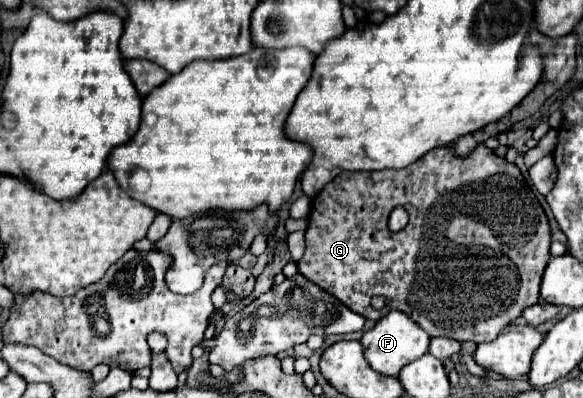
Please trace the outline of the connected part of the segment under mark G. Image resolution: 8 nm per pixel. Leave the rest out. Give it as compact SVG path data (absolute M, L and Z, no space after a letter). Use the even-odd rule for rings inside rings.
M479 144L473 150L473 154L467 156L467 158L455 156L451 146L443 146L443 148L427 152L423 158L419 158L417 162L413 162L407 168L401 168L401 170L341 172L337 178L333 178L313 198L311 222L309 222L307 232L305 232L305 240L307 240L307 250L305 250L305 256L297 264L299 272L305 278L309 278L311 282L315 282L319 288L323 288L325 292L333 294L337 300L341 300L345 306L349 306L357 314L361 314L361 316L365 316L369 320L381 320L387 312L401 310L411 320L415 320L415 324L419 324L425 332L429 332L429 336L445 336L445 338L453 338L453 340L461 340L461 342L463 340L473 340L477 344L493 340L507 324L511 324L513 320L517 320L521 316L525 306L533 306L533 304L539 302L541 276L543 276L545 266L551 260L551 254L549 254L551 228L549 228L547 216L545 216L539 200L535 198L533 190L525 182L525 178L519 172L519 168L515 164L509 164L505 158L497 156L493 150L489 150L483 144ZM395 206L403 206L407 210L407 214L409 214L409 224L403 230L399 230L399 232L391 232L387 228L387 218L389 218L389 214L391 214L391 210ZM377 294L387 298L387 304L385 304L383 310L373 310L371 308L371 298L377 296Z

